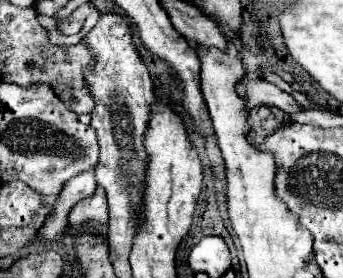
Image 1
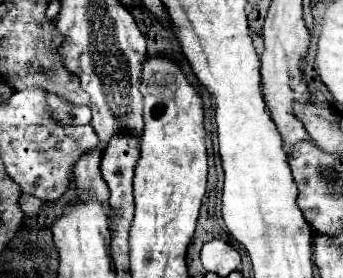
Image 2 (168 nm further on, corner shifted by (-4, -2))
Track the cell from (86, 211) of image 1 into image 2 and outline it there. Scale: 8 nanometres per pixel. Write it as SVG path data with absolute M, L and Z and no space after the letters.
M100 142L96 152L82 156L74 166L74 184L76 184L80 198L86 202L94 196L96 200L102 202L102 206L106 206L110 200L110 190L100 174L100 152L104 148L106 144Z

